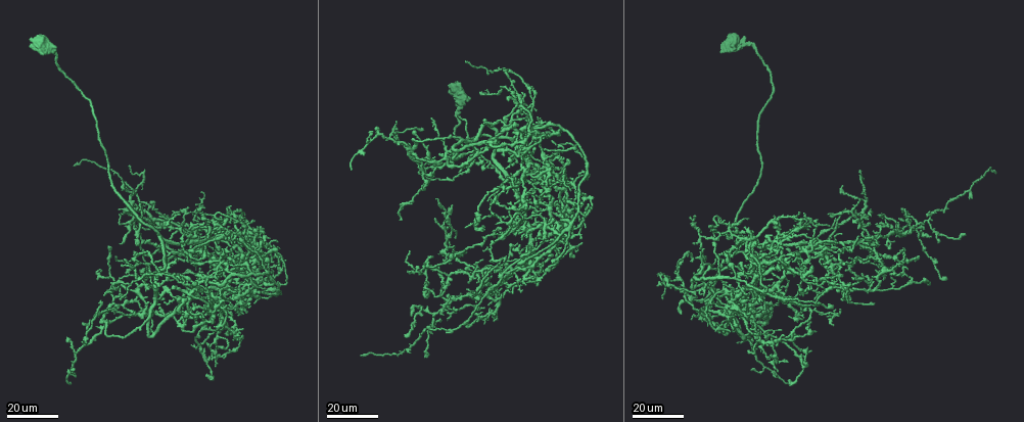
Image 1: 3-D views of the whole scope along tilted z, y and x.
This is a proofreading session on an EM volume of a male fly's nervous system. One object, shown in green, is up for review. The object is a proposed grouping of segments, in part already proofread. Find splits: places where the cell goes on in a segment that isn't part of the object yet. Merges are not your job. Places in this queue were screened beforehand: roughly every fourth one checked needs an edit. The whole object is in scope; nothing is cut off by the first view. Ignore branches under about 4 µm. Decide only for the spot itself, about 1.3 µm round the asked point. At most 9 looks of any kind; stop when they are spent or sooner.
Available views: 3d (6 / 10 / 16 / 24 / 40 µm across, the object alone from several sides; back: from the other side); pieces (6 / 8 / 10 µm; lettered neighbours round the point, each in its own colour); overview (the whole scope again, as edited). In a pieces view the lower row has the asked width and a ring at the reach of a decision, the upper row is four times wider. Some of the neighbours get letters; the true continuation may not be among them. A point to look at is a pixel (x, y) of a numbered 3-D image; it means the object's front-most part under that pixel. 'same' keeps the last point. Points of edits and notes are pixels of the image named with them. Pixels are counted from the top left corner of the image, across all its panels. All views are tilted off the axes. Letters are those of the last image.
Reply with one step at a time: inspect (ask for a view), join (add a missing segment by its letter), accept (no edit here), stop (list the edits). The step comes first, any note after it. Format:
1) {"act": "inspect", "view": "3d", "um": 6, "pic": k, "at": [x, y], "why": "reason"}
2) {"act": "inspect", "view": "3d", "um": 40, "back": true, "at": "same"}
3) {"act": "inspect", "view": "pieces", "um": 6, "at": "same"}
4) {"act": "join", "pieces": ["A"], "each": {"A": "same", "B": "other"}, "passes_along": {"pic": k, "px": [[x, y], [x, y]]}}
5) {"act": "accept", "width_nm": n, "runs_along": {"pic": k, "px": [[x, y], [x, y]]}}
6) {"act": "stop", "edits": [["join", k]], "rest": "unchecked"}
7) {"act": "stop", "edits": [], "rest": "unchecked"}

{"act": "inspect", "view": "3d", "um": 16, "pic": 1, "at": [930, 238], "why": "an open end"}

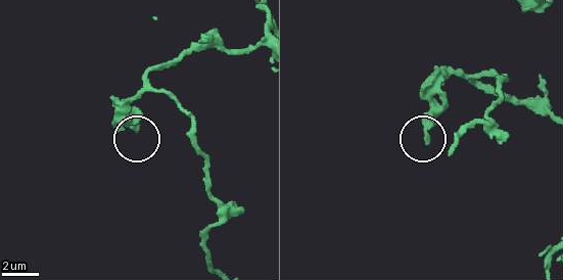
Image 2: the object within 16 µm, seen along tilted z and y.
{"act": "inspect", "view": "pieces", "um": 8, "pic": 2, "at": [425, 141]}

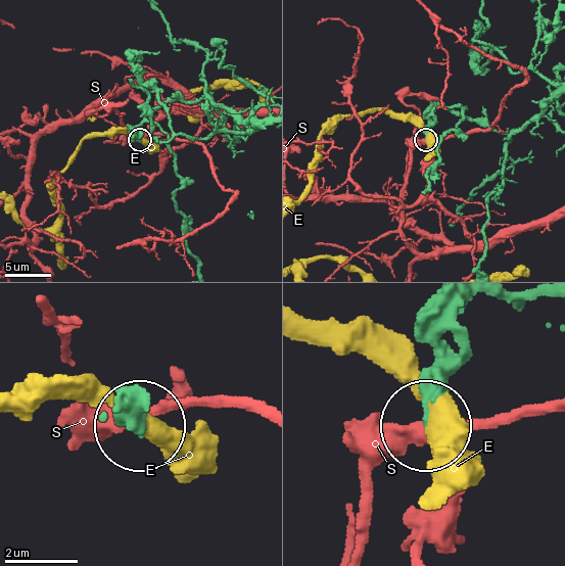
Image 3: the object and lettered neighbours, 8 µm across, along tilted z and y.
{"act": "accept", "width_nm": 210, "each": {"E": "other", "S": "other"}, "found": "no lettered segment goes on from it"}

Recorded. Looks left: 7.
{"act": "inspect", "view": "3d", "um": 24, "pic": 1, "at": [229, 251], "why": "an open end"}

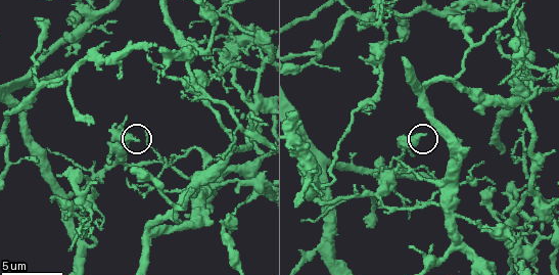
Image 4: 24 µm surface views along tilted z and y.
{"act": "inspect", "view": "pieces", "um": 10, "pic": 4, "at": [137, 141], "why": "see the neighbours"}

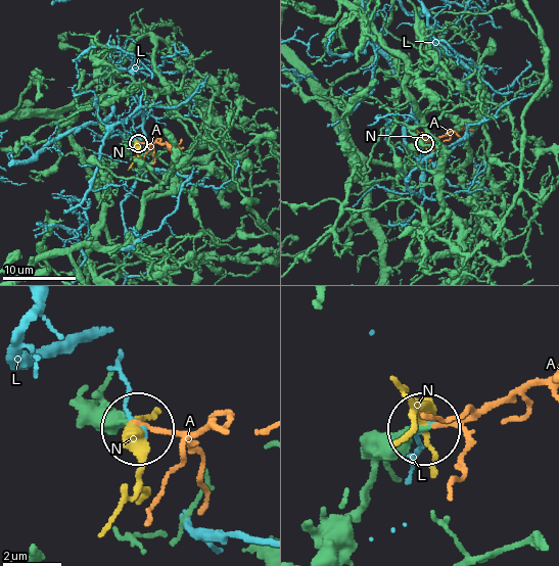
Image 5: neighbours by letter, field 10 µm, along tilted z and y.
{"act": "join", "pieces": ["A"], "each": {"A": "same", "L": "other", "N": "other"}, "found": "the cell continues"}

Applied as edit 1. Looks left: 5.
{"act": "inspect", "view": "overview", "why": "see it whole again"}

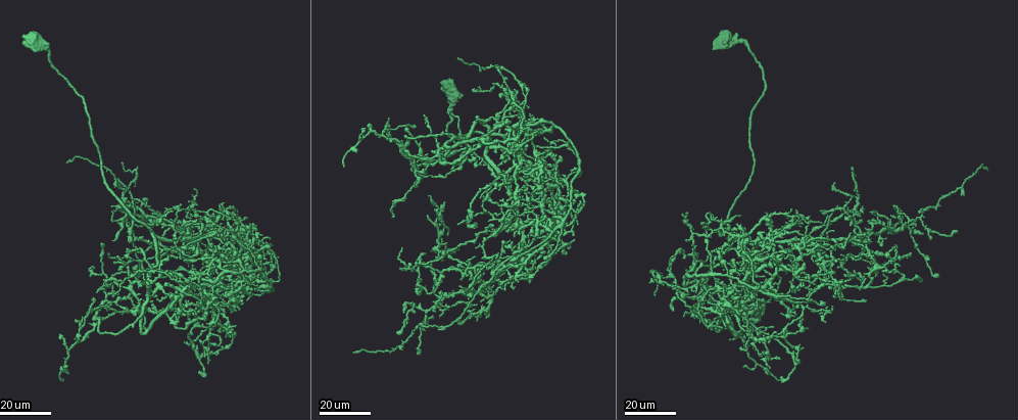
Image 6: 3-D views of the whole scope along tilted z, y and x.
{"act": "inspect", "view": "3d", "um": 16, "pic": 6, "at": [763, 275], "why": "tapers out"}

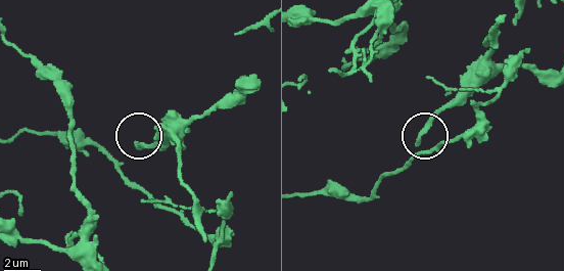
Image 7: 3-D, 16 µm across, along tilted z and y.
{"act": "inspect", "view": "pieces", "um": 6, "pic": 7, "at": [416, 142]}

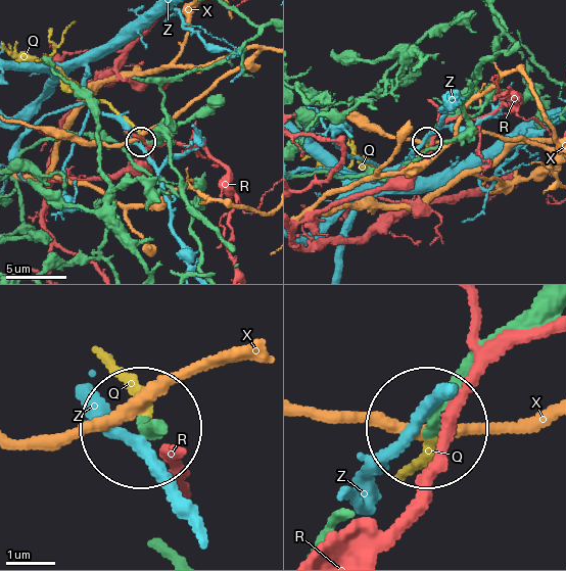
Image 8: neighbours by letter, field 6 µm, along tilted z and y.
{"act": "join", "pieces": ["Q"], "each": {"Q": "same", "R": "other", "X": "other", "Z": "other"}, "found": "it goes on there"}

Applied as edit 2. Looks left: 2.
{"act": "inspect", "view": "3d", "um": 16, "pic": 1, "at": [511, 92], "why": "free end"}

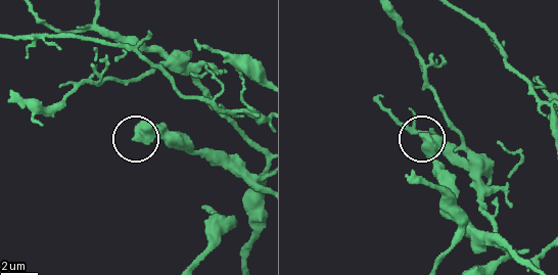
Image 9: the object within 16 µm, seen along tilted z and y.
{"act": "inspect", "view": "pieces", "um": 8, "pic": 9, "at": [422, 138]}

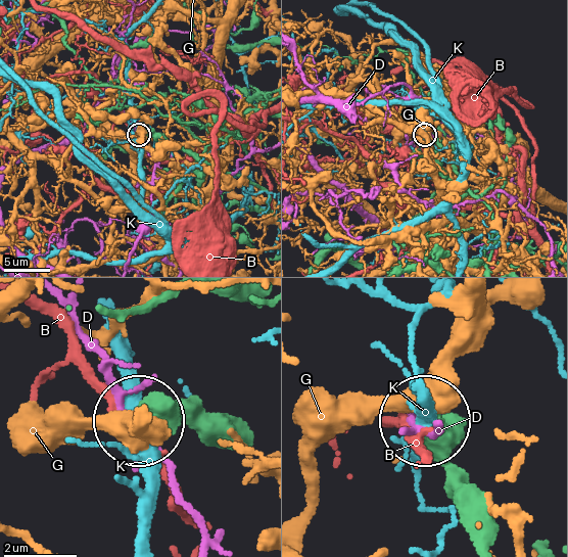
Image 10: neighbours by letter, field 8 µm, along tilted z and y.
{"act": "accept", "each": {"B": "other", "D": "other", "G": "other", "K": "other"}, "found": "no lettered segment goes on from it"}

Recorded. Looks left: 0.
{"act": "stop", "edits": [["join", 5], ["join", 8]], "rest": "unchecked"}

